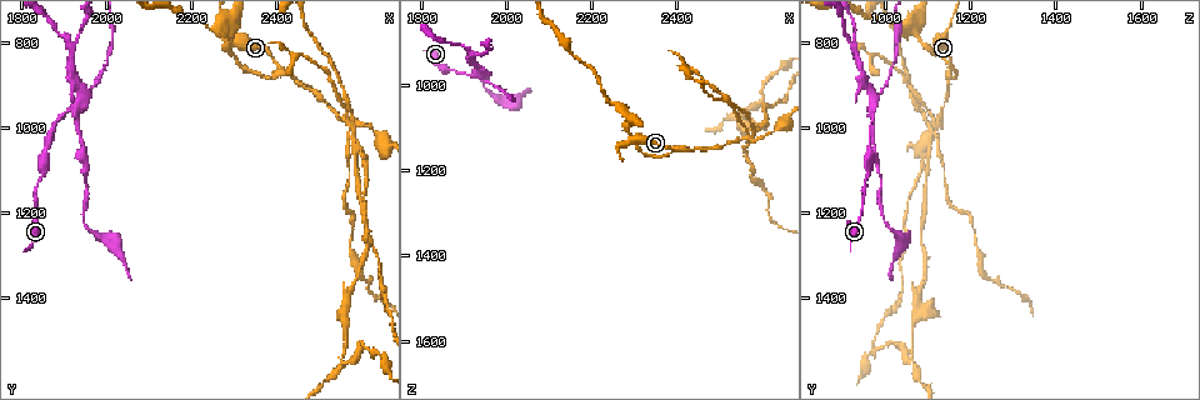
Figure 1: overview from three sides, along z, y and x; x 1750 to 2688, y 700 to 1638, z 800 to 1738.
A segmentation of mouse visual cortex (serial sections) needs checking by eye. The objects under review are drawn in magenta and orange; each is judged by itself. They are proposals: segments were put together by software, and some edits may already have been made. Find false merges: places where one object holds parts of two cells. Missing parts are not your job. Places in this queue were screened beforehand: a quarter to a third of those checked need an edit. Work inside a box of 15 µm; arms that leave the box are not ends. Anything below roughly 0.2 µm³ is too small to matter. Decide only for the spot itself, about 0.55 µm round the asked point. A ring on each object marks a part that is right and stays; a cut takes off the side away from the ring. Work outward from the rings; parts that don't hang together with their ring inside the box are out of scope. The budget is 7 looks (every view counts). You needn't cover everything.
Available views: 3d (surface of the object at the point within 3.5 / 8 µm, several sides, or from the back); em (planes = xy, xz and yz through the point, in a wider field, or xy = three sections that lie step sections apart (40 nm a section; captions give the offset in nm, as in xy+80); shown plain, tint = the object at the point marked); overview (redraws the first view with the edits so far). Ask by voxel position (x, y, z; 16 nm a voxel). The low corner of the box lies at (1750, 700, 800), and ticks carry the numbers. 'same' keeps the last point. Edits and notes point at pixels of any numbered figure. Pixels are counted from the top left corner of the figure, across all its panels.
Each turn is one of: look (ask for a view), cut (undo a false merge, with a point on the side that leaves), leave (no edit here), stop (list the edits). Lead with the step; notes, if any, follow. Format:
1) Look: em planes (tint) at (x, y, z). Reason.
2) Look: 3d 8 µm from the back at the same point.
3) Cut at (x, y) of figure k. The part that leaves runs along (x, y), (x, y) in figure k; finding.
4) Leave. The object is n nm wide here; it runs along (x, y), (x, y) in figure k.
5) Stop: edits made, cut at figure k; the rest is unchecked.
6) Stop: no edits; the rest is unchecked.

Look: 3d 3.5 µm at (1840, 1180, 945). A narrow waist.

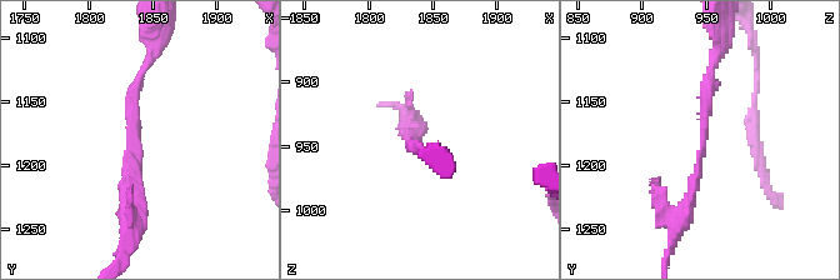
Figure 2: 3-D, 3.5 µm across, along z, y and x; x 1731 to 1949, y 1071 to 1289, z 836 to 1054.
Look: em planes (tint) at (1836, 1182, 946).

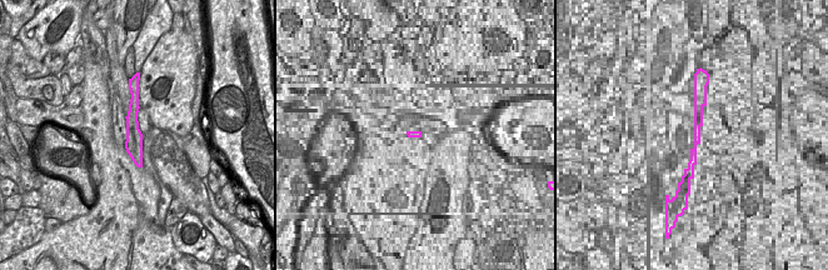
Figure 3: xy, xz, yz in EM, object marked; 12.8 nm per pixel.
Leave. It runs along (134, 93), (133, 134), (139, 163) in figure 3; one cell here.

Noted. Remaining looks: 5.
Look: 3d 3.5 µm at (1920, 960, 975). Abrupt turn.

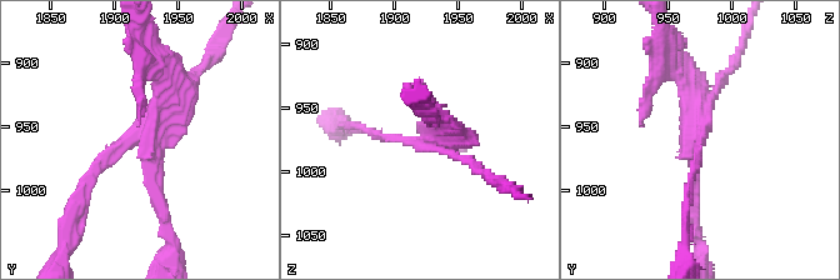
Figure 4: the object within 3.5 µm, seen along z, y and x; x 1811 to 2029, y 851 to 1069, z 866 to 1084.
Look: em xy step 1 (tint) at (1918, 954, 976). 3 arms meet here; the arms are 100, 150, 300 nm wide; now the EM.

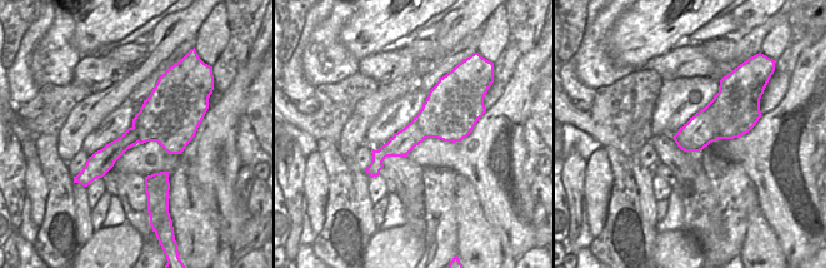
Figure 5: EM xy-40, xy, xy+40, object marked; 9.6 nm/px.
Cut at (170, 65) of figure 4. The object is 340 nm wide here; the part that leaves runs along (146, 128), (165, 81), (143, 35) in figure 4; two cells meet here.

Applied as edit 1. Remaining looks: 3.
Look: overview. See it whole again.

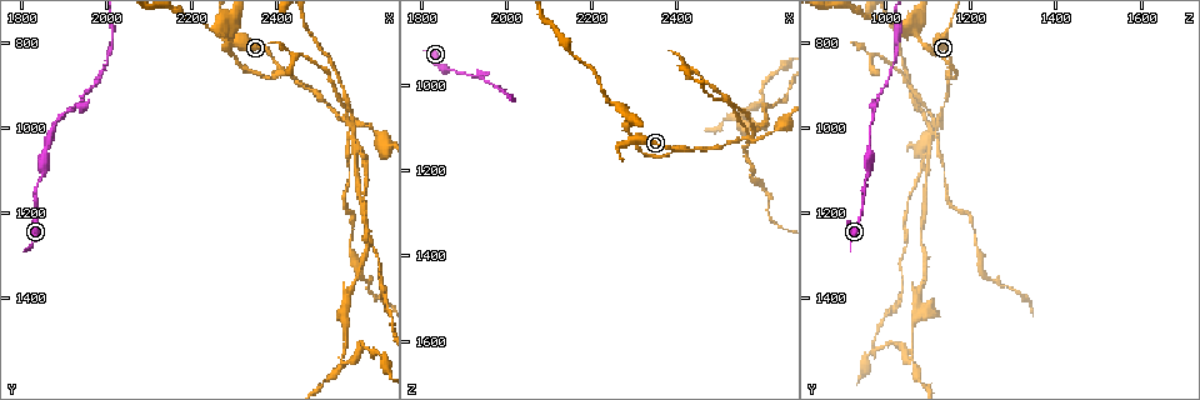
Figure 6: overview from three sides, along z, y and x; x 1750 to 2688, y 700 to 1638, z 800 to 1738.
Look: 3d 3.5 µm at (2410, 860, 1145). Two arms in line, one across.

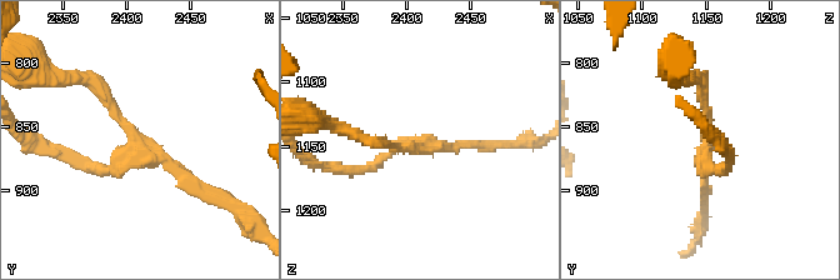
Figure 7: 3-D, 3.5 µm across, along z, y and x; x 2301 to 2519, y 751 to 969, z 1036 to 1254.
Look: em xy step 1 (tint) at (2410, 862, 1152). 3 arms meet here; the arms are 150, 150, 150 nm wide.

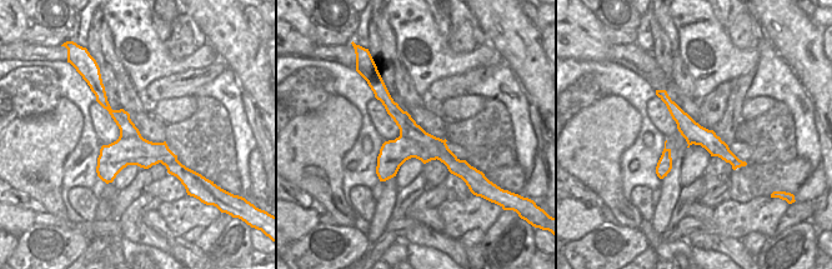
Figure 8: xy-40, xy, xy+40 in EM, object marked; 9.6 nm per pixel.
Cut at (373, 165) of figure 7. The object is 300 nm wide here; the part that leaves runs along (134, 148), (95, 171), (34, 144) in figure 7; two cells meet here.

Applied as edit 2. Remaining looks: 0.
Stop: edits made, cut at figure 4, cut at figure 7; the rest is unchecked.

